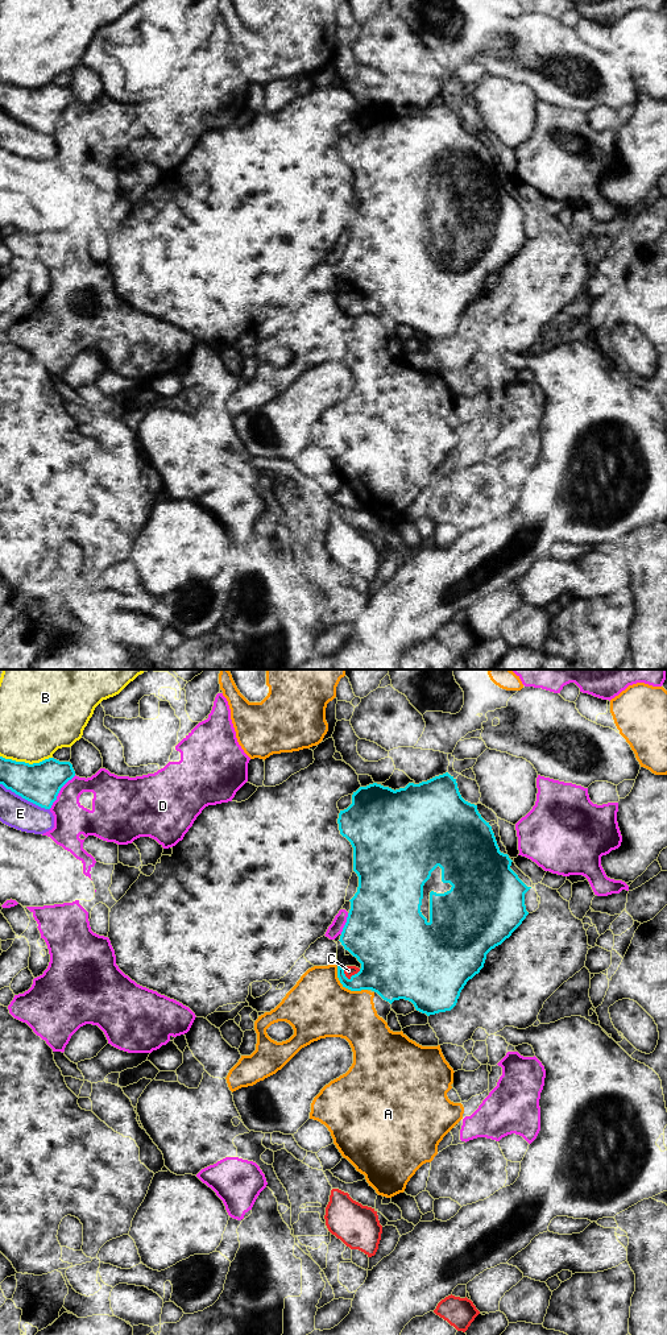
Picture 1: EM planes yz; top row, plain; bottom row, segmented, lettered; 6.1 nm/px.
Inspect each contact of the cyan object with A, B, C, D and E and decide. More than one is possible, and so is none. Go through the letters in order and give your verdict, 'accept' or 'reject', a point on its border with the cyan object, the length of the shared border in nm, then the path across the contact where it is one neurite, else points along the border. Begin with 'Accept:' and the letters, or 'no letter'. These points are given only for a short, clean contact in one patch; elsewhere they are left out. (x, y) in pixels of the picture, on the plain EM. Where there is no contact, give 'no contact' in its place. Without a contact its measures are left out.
Accept: C
A: reject; contact yz (346, 312); length 240 nm
B: reject; contact yz (27, 88); length 320 nm
C: accept; contact yz (352, 301); length 110 nm
D: reject; contact yz (59, 115); length 260 nm
E: reject; contact yz (25, 124); length 340 nm

